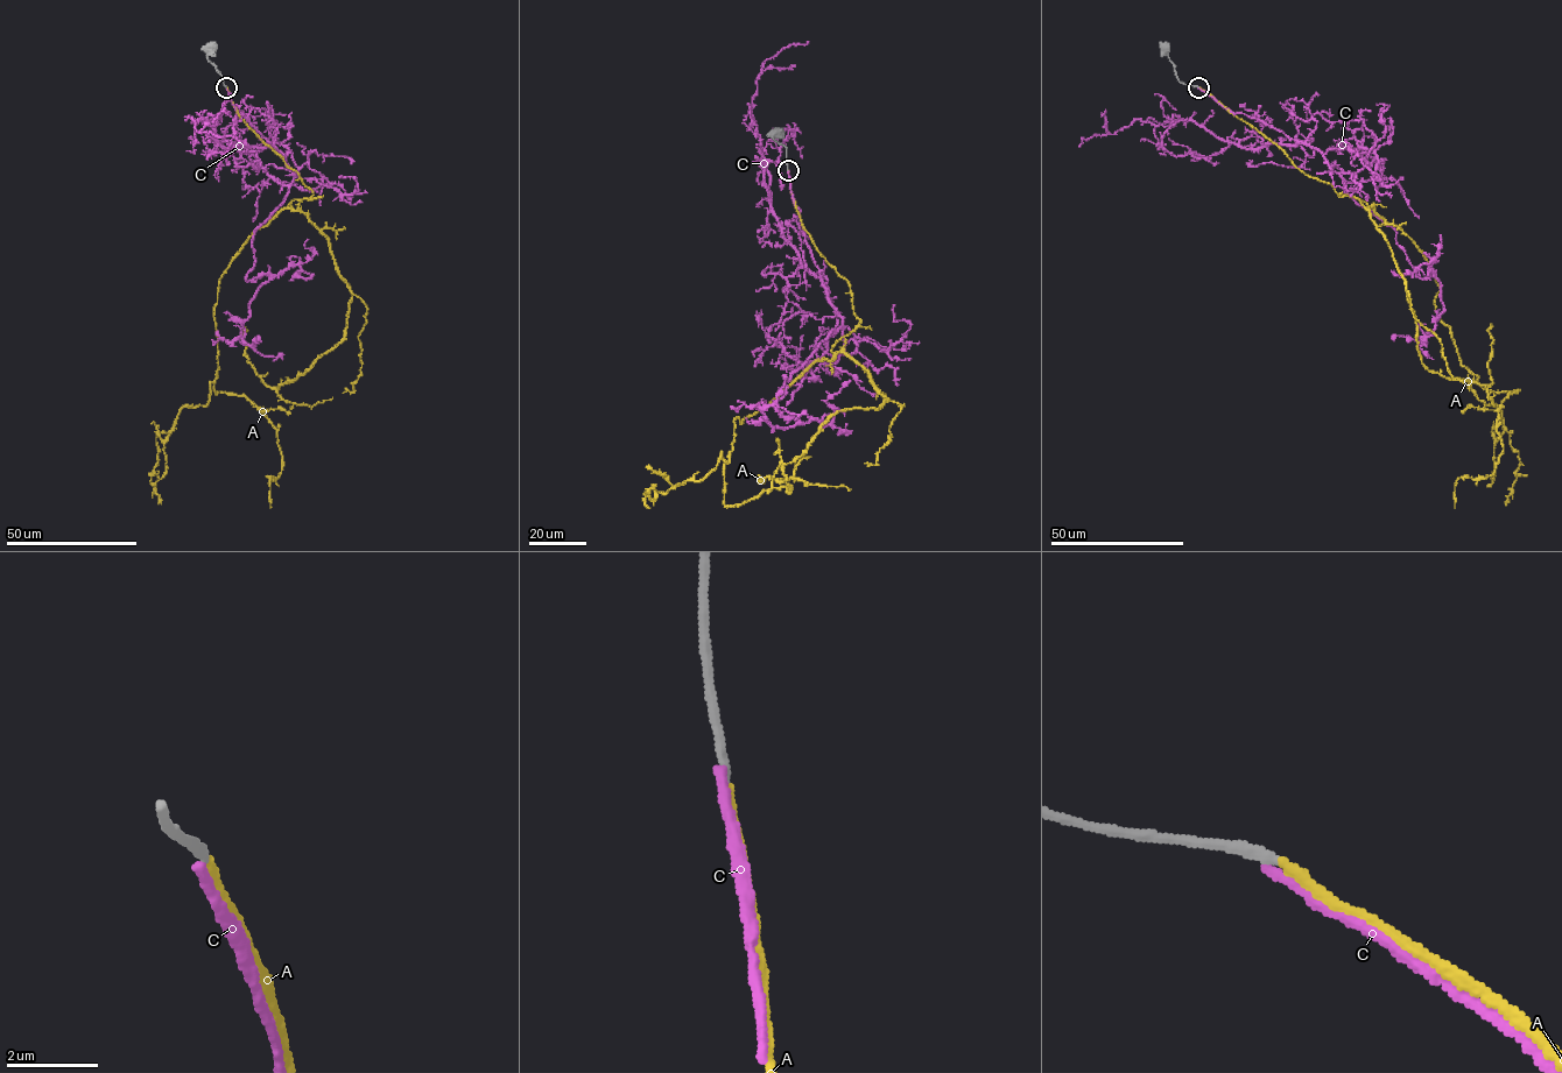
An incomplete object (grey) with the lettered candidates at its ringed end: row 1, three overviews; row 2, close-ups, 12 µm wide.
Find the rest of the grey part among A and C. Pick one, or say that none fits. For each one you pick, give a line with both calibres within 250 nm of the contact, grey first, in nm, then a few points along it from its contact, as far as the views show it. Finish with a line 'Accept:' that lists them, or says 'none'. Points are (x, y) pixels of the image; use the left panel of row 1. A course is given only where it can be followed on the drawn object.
A: 200 nm thick on the grey side, 190 nm on the other; it runs (226, 87), (312, 192), (243, 246), (213, 313), (216, 394), (244, 395), (276, 431), (271, 508)
Accept: A

